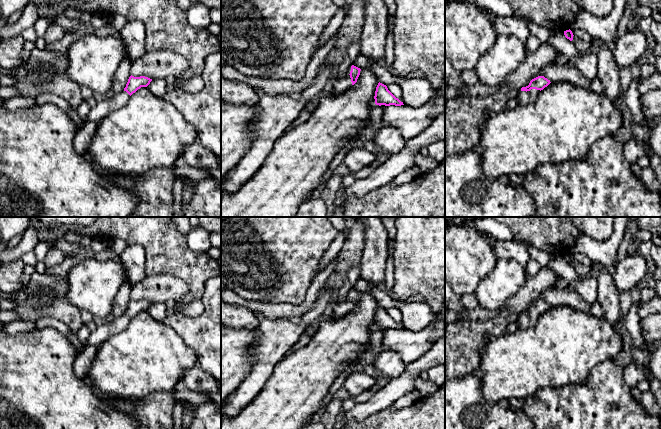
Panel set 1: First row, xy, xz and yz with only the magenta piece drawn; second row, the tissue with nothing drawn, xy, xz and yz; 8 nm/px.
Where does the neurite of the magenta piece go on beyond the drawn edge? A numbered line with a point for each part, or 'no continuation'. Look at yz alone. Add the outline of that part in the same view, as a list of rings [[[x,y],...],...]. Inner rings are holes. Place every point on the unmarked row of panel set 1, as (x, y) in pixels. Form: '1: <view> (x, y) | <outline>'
1: yz (530, 320) | [[[531,313],[530,315],[520,315],[518,317],[518,326],[519,327],[530,327],[536,325],[540,314]]]

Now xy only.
1: xy (102, 332) | [[[126,315],[114,317],[112,320],[99,324],[91,331],[88,339],[88,345],[98,347],[101,343],[106,341],[111,336],[121,332],[130,322]]]

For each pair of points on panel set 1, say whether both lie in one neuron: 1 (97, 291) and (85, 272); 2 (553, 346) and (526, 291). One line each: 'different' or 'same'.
1: same
2: different

